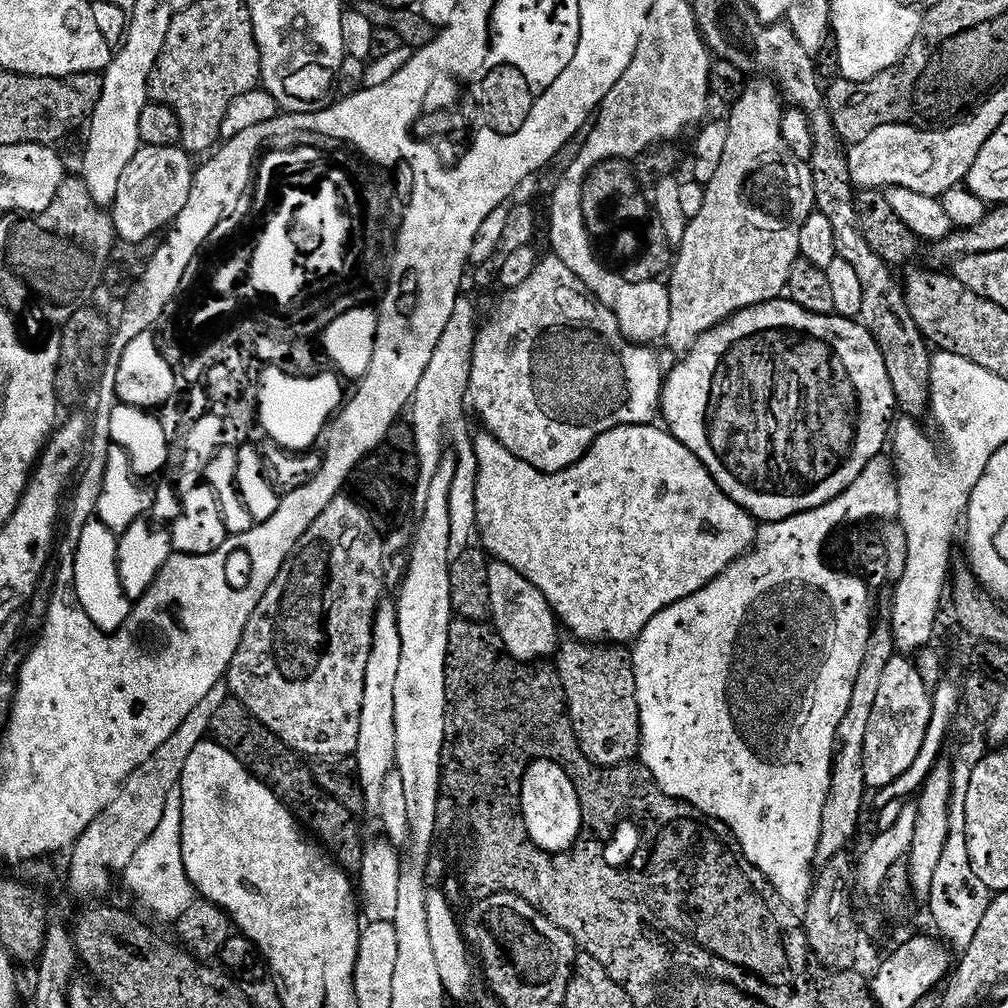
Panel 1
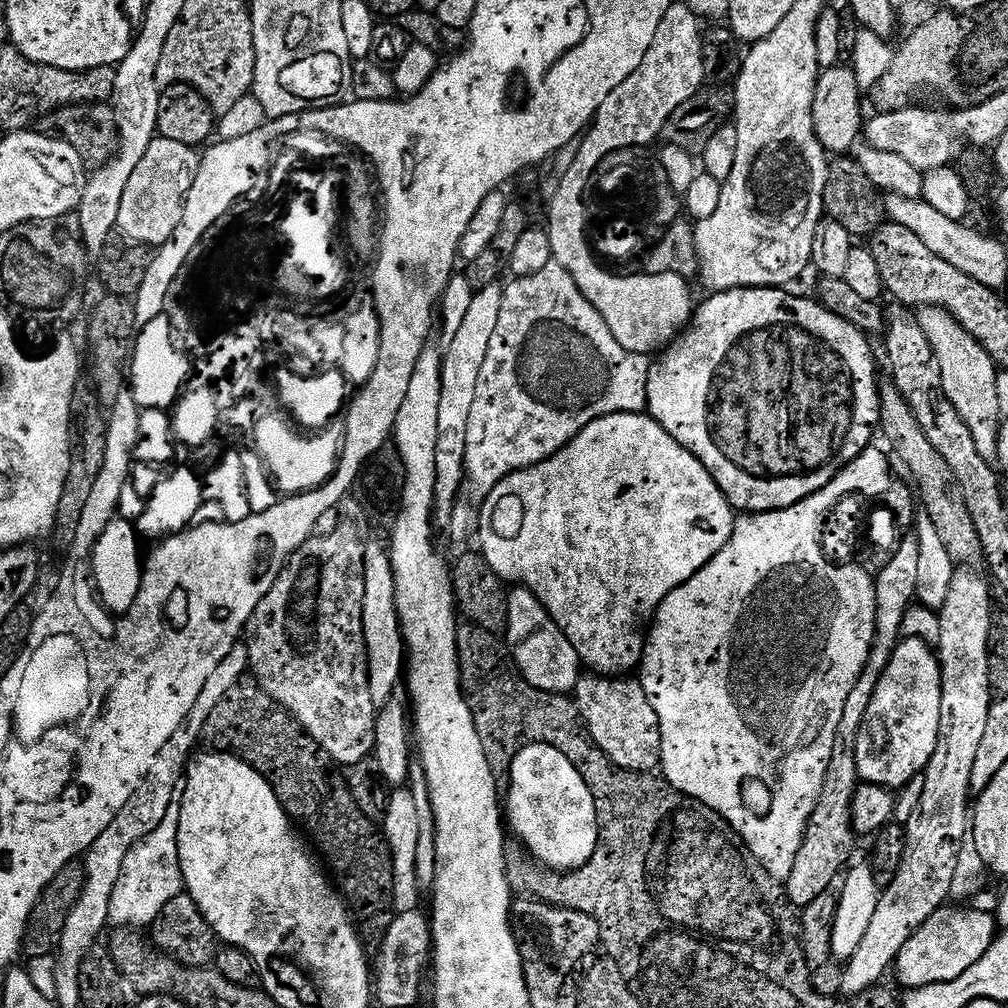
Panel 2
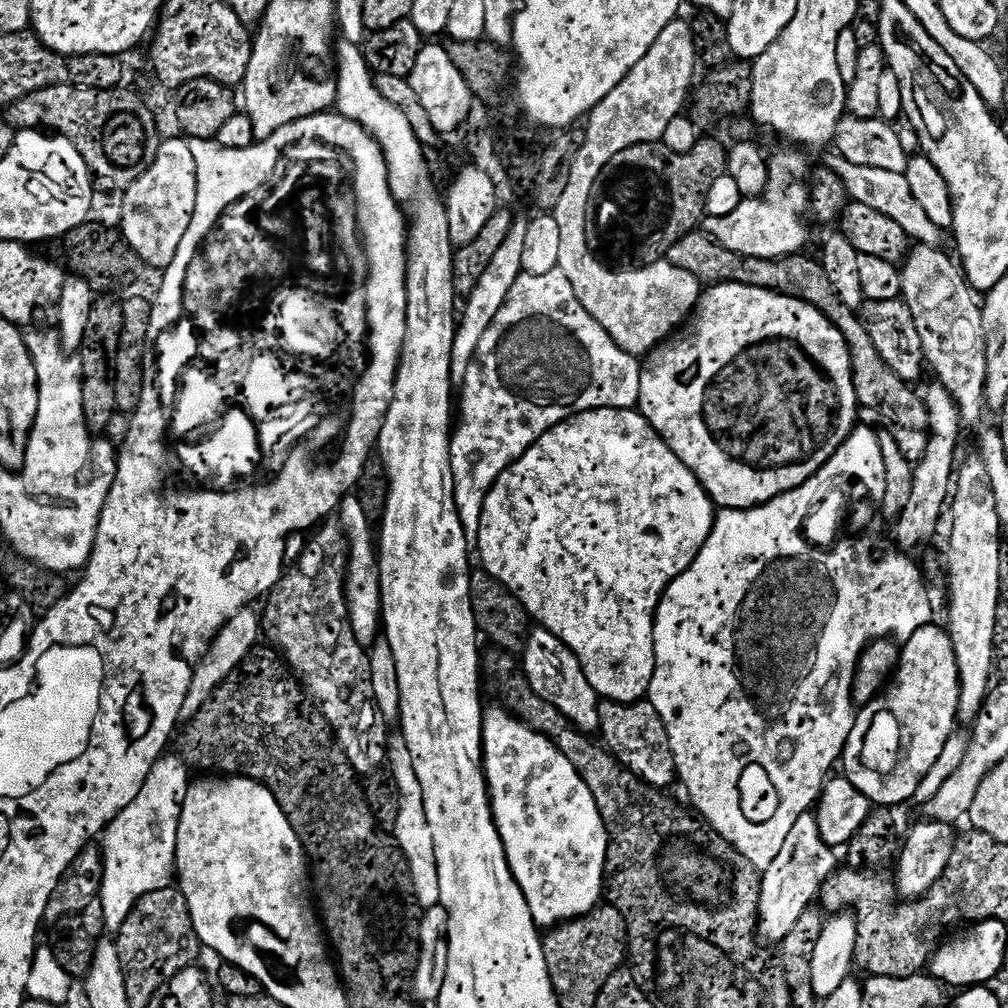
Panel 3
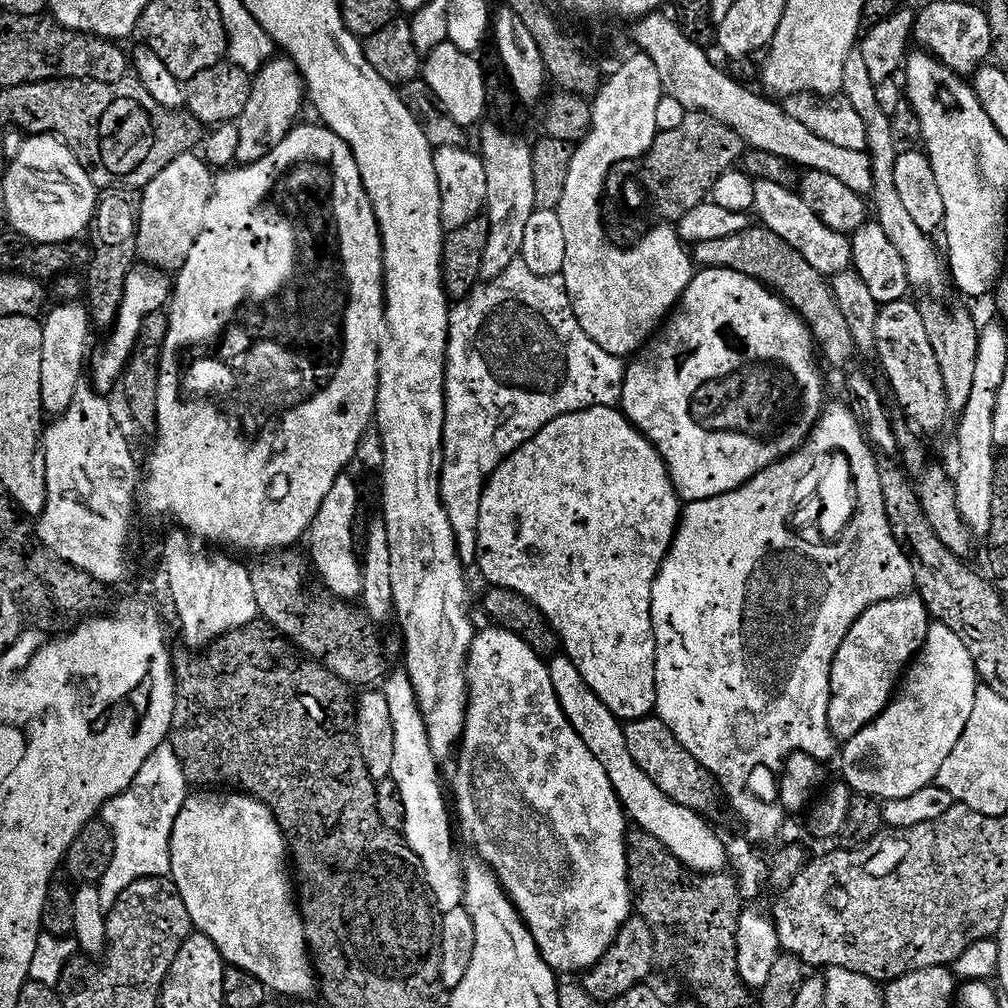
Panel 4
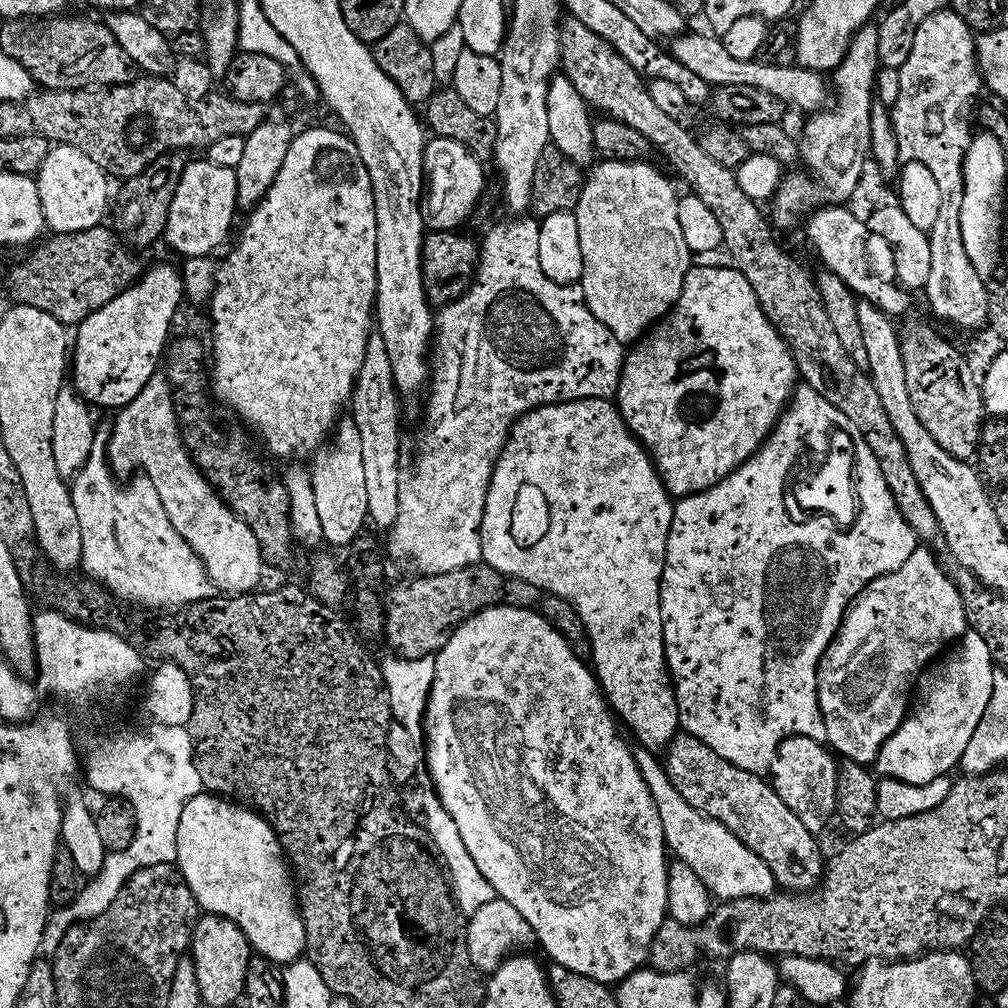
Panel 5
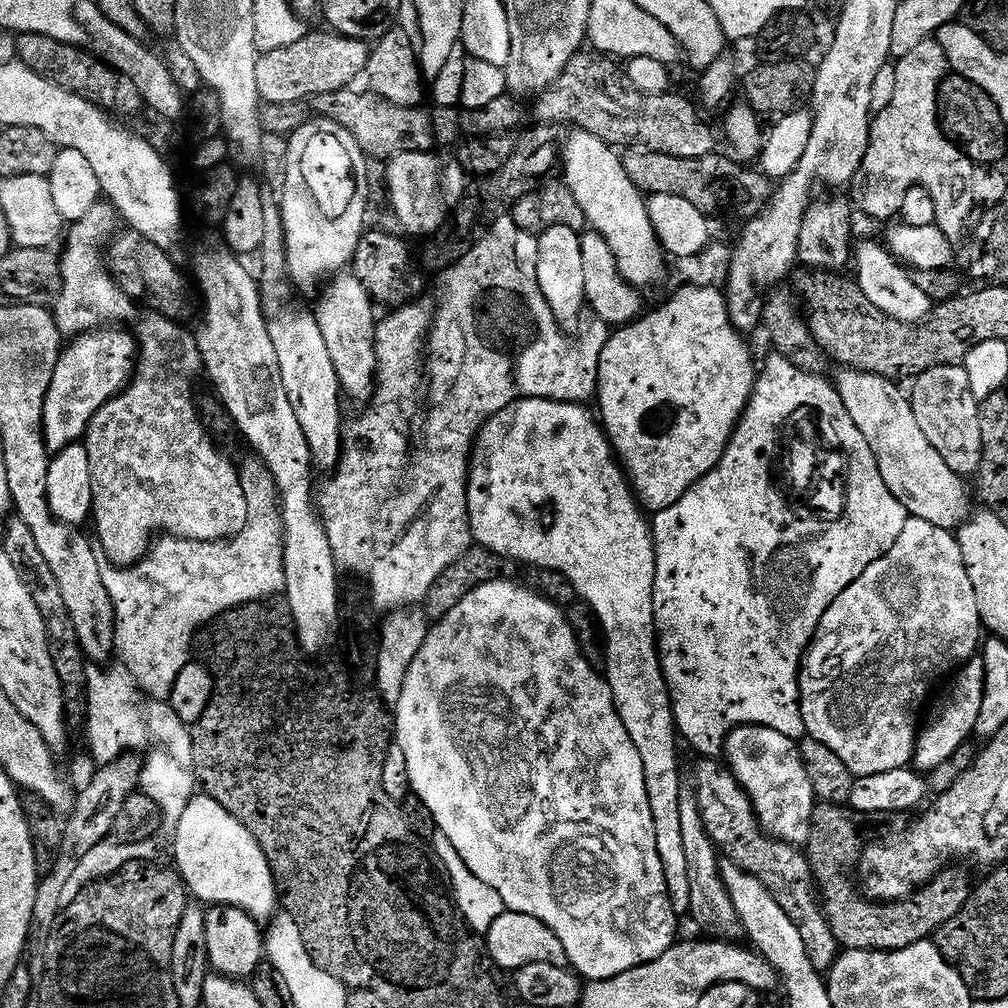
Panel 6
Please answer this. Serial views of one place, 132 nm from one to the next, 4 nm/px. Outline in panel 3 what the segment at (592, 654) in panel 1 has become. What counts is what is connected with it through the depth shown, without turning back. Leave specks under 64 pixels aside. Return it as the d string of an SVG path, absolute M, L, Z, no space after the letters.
M647 699L636 704L601 703L598 717L598 732L604 735L603 743L609 752L629 768L635 776L647 784L661 790L668 790L674 784L674 765L668 741L668 731L664 729L662 718Z

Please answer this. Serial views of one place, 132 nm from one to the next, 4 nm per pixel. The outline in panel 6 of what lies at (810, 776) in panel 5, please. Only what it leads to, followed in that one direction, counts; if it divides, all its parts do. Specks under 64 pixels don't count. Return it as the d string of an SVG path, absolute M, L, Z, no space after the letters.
M746 724L736 728L728 735L725 744L724 758L728 760L728 770L737 782L743 786L756 811L756 817L765 832L769 832L775 840L784 840L787 844L804 846L810 838L812 815L817 806L816 791L810 782L808 768L801 757L799 743L786 735L780 734L769 727Z

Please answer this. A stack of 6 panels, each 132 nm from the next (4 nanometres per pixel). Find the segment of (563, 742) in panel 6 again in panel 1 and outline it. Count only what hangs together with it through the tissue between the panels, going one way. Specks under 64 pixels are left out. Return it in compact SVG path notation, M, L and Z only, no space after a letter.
M554 760L534 761L526 770L519 798L528 836L539 848L553 854L566 852L579 840L585 827L580 789L564 765Z

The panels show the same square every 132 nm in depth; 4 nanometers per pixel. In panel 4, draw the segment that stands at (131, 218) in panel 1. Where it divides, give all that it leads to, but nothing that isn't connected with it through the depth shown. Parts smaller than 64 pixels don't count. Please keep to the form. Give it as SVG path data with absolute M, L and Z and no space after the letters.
M189 154L174 158L158 178L154 178L142 189L140 202L138 200L138 219L134 239L134 252L145 265L160 268L169 274L176 274L182 266L186 266L186 258L198 242L200 231L204 228L204 207L212 196L214 176L207 163L199 155Z

